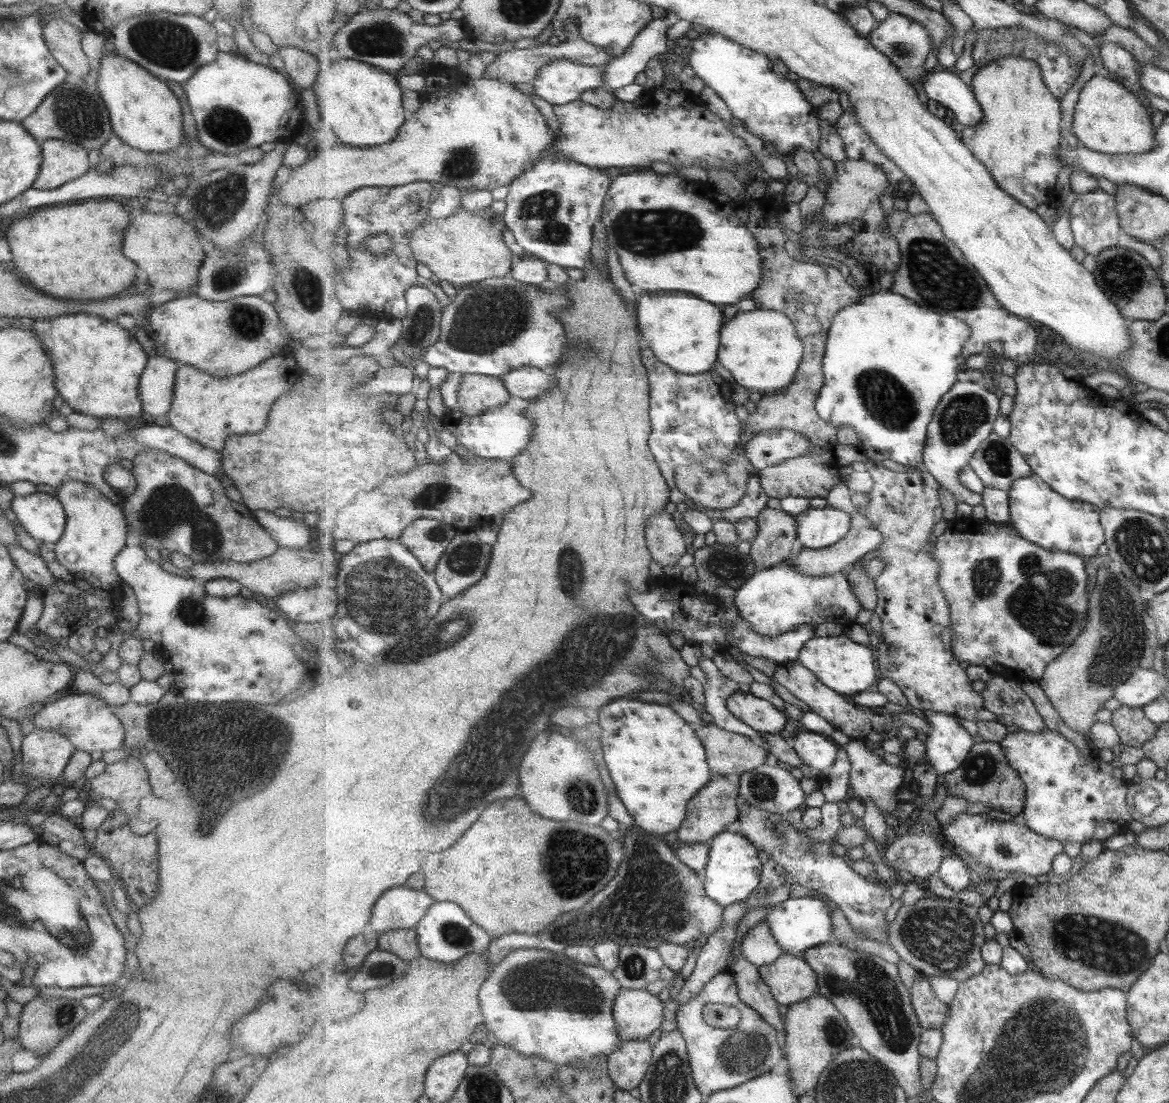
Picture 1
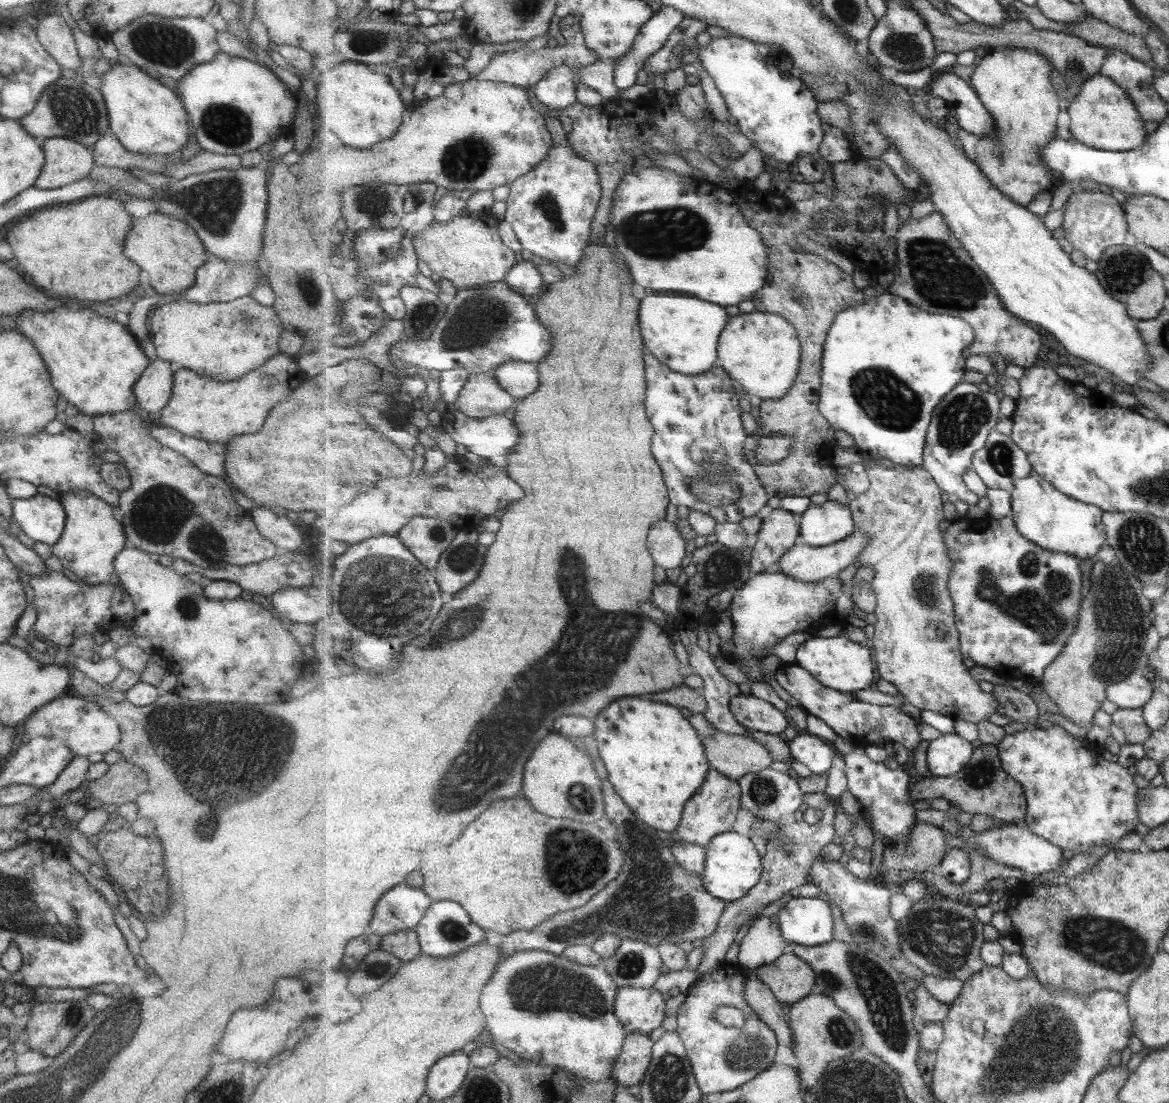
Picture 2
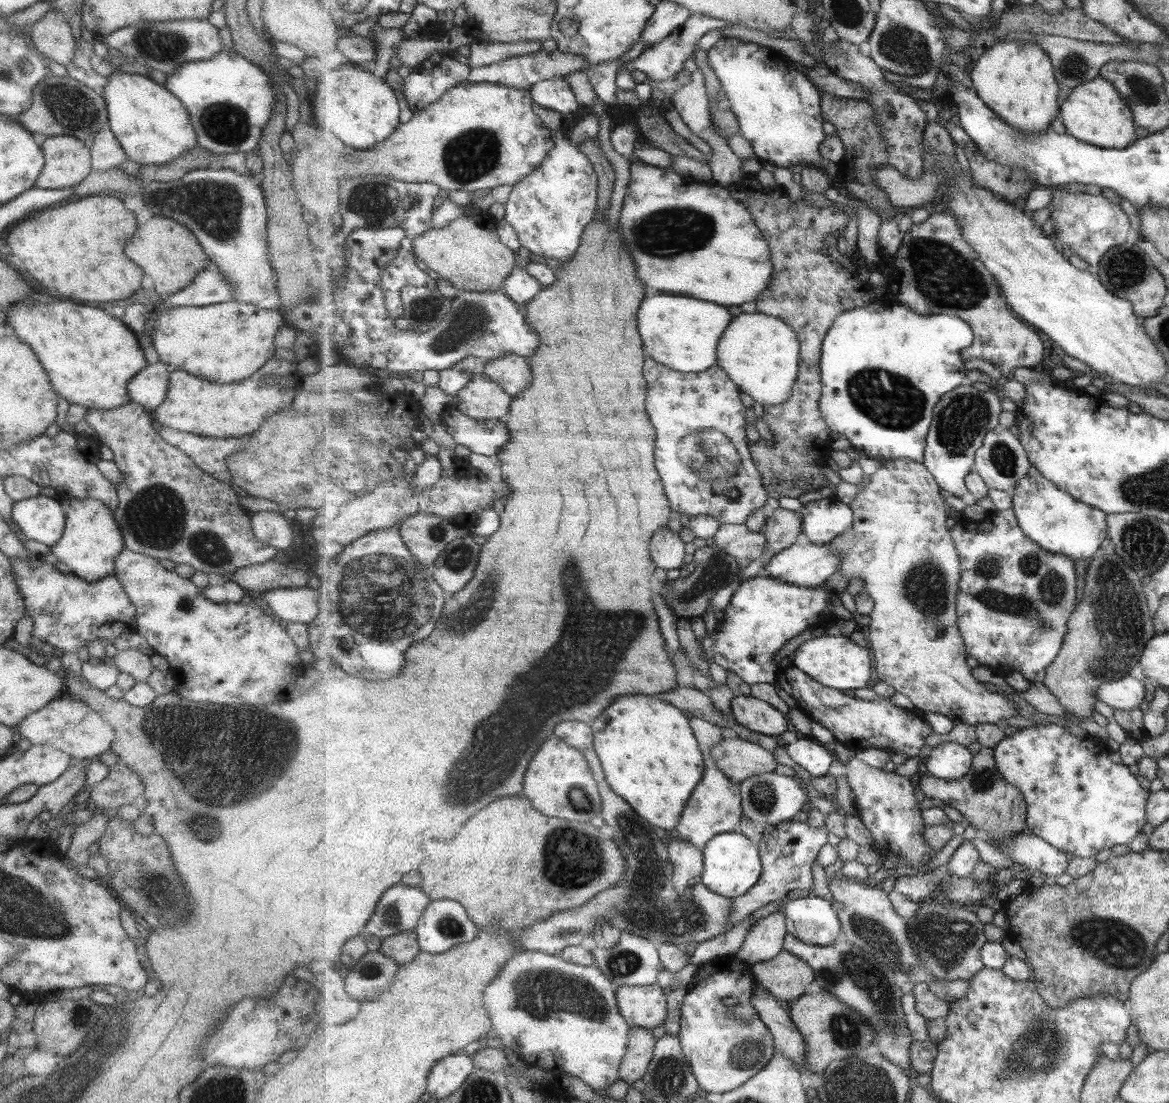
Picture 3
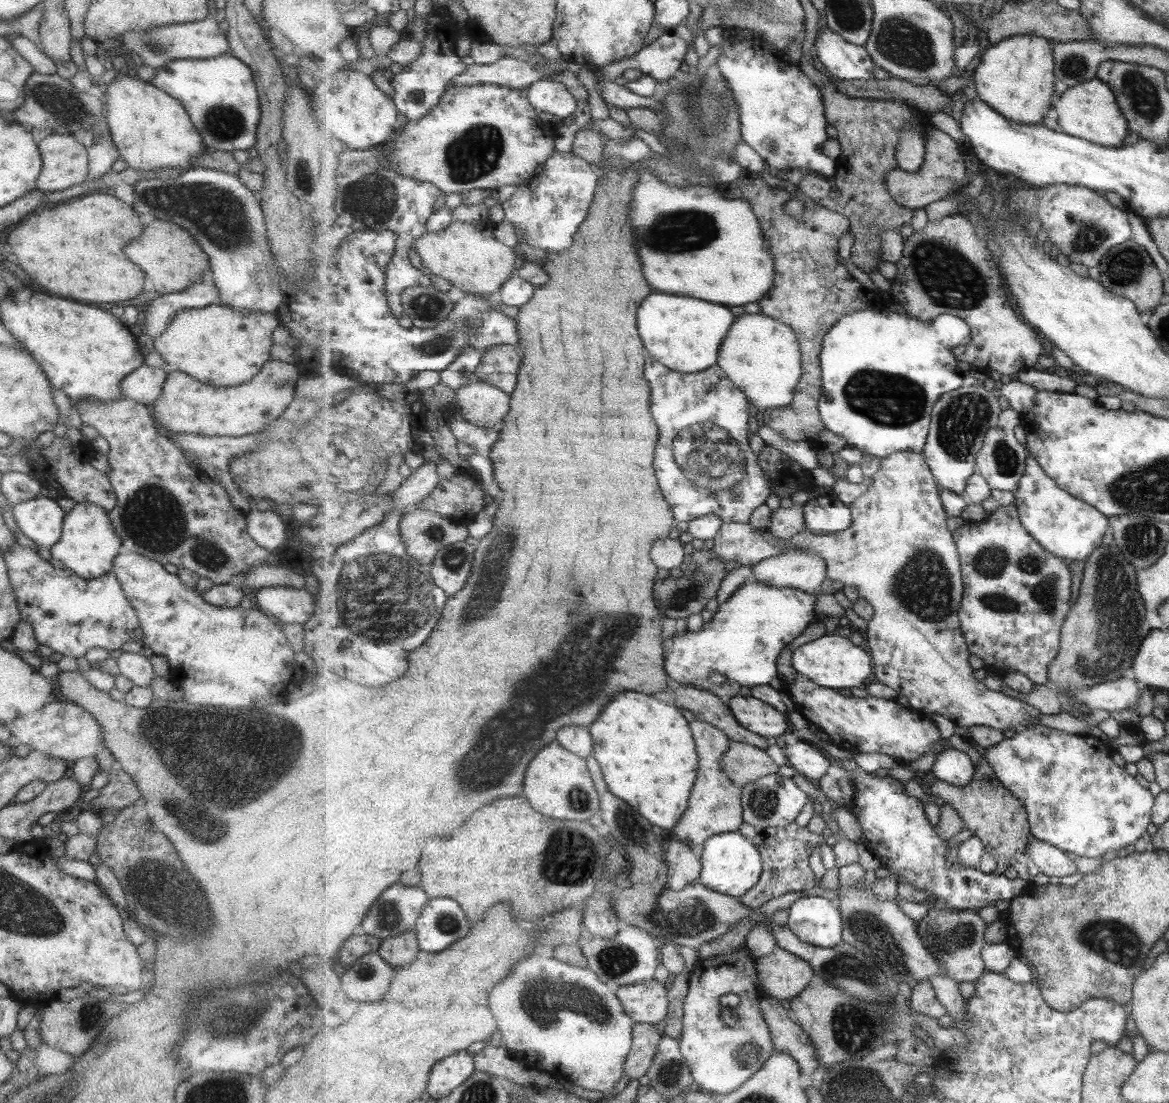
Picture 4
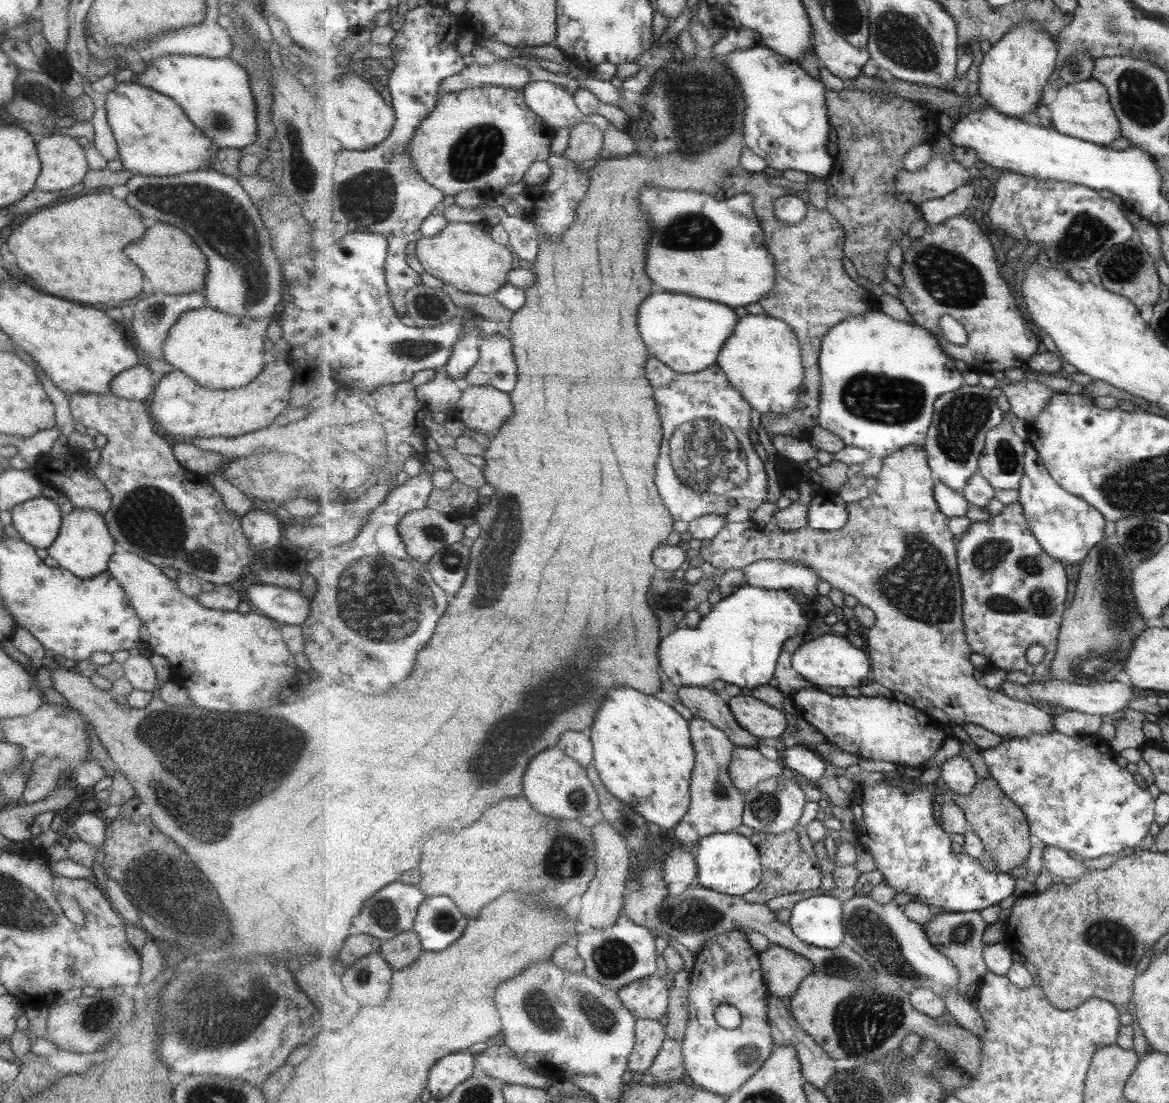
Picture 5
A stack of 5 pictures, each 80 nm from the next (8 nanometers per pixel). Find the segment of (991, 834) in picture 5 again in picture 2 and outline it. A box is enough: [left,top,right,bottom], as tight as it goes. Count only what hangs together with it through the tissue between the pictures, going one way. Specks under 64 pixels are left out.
[911,743,1028,825]

